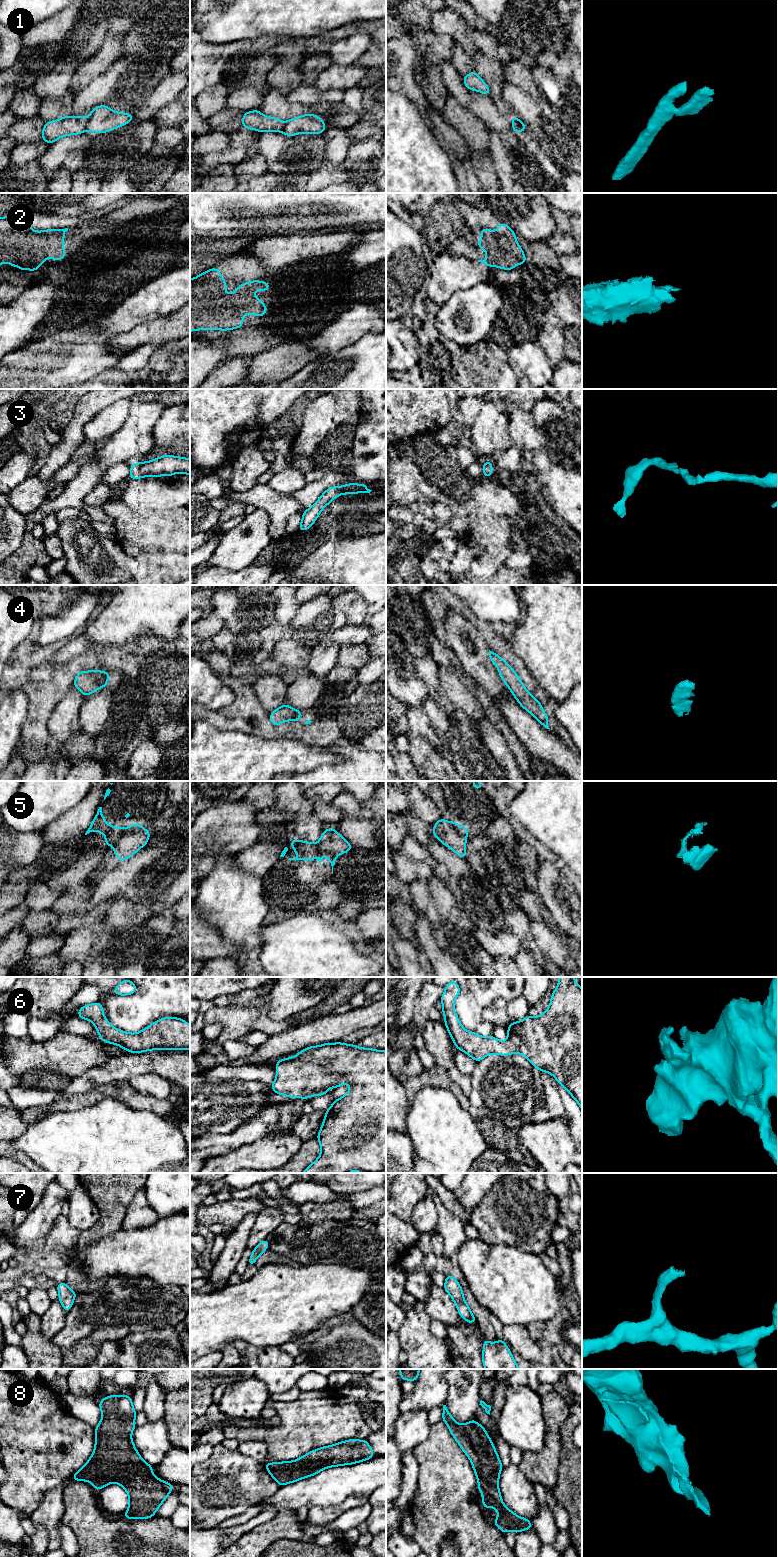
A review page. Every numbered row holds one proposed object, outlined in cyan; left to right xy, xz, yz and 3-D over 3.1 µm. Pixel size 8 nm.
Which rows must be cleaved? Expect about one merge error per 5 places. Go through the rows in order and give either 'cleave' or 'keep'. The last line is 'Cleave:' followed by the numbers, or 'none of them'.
1: cleave
2: keep
3: keep
4: keep
5: cleave
6: keep
7: keep
8: keep
Cleave: 1, 5

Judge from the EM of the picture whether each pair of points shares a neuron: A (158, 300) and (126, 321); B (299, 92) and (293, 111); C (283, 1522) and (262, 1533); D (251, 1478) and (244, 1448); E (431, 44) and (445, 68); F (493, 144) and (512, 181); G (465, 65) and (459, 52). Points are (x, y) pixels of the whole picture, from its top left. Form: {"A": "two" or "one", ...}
{"A": "one", "B": "two", "C": "one", "D": "two", "E": "two", "F": "one", "G": "one"}

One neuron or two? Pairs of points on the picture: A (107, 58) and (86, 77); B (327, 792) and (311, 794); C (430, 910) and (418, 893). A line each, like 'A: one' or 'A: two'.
A: one
B: one
C: one

